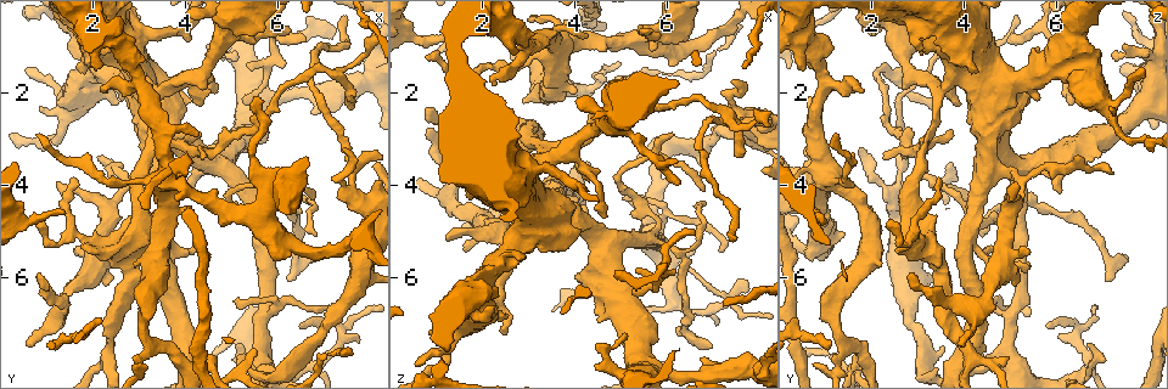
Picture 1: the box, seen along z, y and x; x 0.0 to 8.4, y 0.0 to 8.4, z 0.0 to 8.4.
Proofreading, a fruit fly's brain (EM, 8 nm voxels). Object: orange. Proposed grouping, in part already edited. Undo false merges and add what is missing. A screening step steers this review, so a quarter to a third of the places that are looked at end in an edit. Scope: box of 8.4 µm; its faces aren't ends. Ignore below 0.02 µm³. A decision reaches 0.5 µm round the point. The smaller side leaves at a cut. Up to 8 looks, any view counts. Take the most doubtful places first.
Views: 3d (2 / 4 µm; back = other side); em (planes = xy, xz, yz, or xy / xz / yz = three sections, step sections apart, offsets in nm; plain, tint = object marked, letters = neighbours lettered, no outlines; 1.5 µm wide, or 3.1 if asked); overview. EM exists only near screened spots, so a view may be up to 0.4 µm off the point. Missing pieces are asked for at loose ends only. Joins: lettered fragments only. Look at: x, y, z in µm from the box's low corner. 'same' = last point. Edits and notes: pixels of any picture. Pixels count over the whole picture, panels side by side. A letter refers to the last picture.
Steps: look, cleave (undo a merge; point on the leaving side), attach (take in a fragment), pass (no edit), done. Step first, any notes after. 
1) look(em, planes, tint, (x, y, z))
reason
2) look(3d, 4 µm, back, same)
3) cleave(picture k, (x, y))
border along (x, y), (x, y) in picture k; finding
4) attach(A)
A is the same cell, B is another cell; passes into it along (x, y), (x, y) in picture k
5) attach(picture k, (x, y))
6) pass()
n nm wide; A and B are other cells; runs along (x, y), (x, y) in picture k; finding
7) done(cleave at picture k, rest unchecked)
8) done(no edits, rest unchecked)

look(3d, 4 µm, back, (0.80, 2.85, 1.20))
tapers out

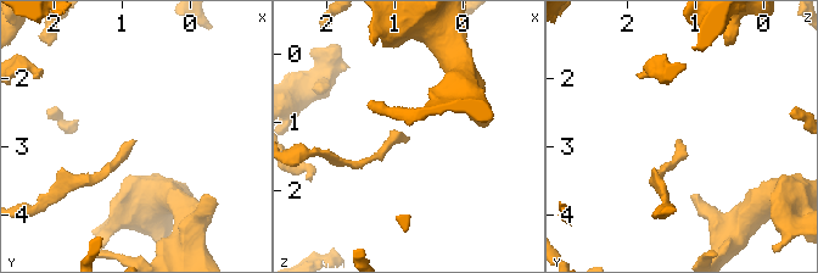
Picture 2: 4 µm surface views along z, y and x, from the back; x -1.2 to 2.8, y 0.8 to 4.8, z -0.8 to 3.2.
look(em, planes, letters, (0.75, 2.90, 1.20))
now the EM

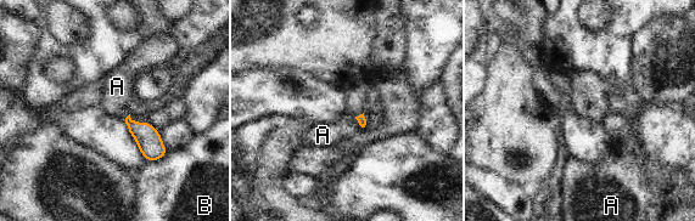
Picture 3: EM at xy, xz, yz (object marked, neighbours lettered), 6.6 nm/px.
pass()
A and B are other cells; border along (354, 117), (362, 128) in picture 3; none of them fits

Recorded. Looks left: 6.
look(3d, 2 µm, (1.75, 1.55, 4.25))

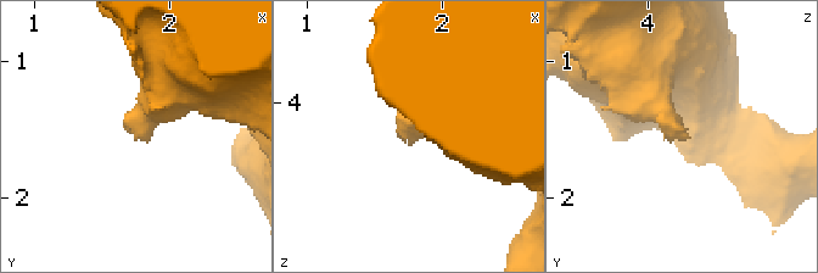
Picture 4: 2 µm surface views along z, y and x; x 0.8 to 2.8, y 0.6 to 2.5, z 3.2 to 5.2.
look(em, planes, plain, (1.74, 1.56, 4.30))
need the tissue

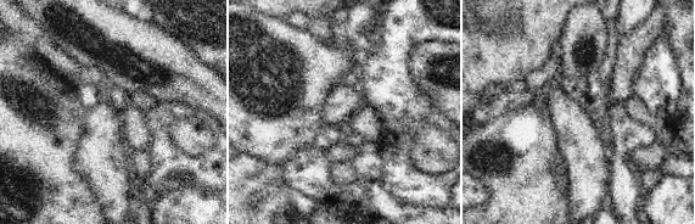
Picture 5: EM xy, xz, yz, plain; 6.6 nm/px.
look(em, planes, letters, same)

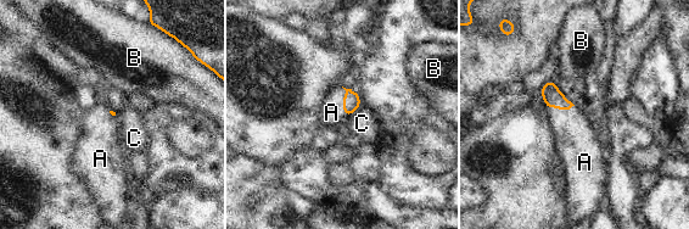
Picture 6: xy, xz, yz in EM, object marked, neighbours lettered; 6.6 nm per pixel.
attach(A)
A touches over 200 nm; A is the same cell, B and C are other cells; passes into it along (351, 99), (343, 102), (331, 112) in picture 6; it goes on there

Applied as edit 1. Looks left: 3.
look(overview)
redraw

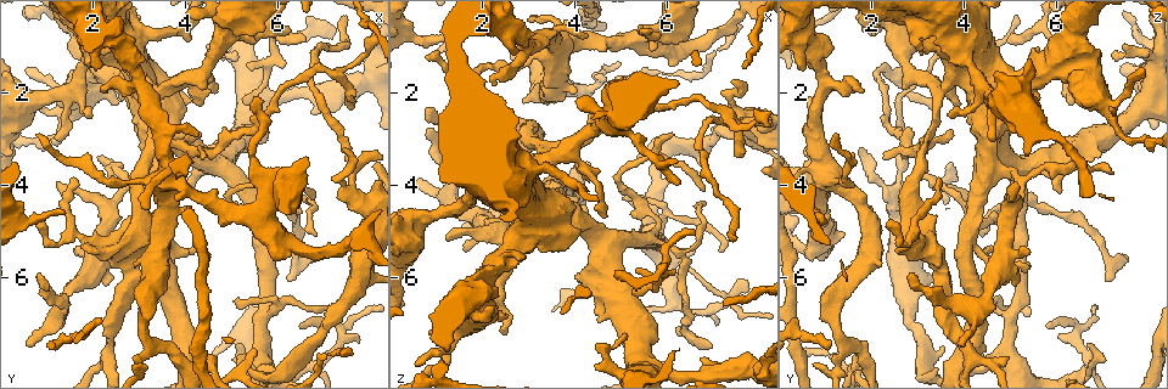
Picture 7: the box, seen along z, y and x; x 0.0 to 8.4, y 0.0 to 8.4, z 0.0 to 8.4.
look(3d, 2 µm, (5.65, 6.75, 5.00))
two arms in line, one across

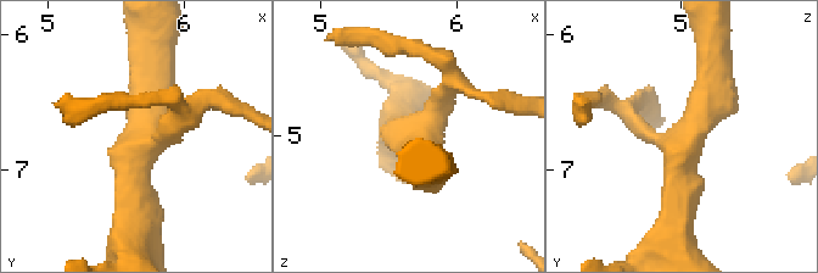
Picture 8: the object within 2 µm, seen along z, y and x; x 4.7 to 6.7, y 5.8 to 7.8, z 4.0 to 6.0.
look(em, planes, letters, (5.68, 6.80, 5.00))
now the EM

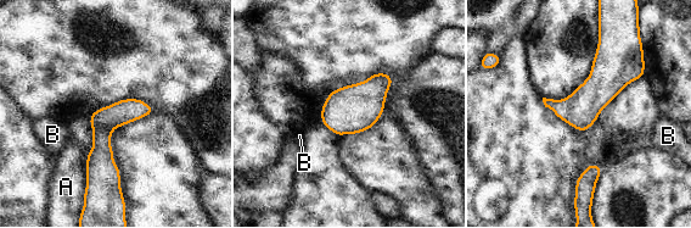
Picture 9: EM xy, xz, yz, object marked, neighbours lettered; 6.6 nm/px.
pass()
A and B are other cells; border along (86, 157), (86, 185), (84, 188) in picture 9; all the same neuron

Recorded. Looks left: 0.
done(attach at picture 6, rest unchecked)

